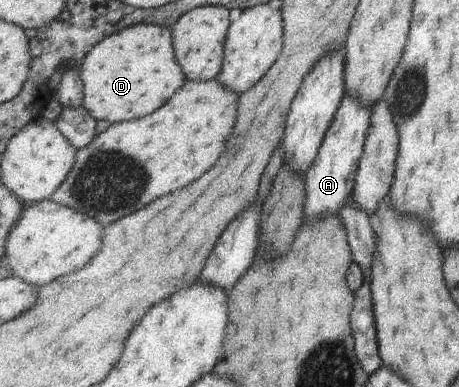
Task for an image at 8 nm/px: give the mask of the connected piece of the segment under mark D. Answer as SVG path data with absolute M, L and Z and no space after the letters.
M152 24L135 25L107 37L88 52L79 71L84 84L82 106L96 121L110 124L156 113L187 81L175 54L171 29Z

